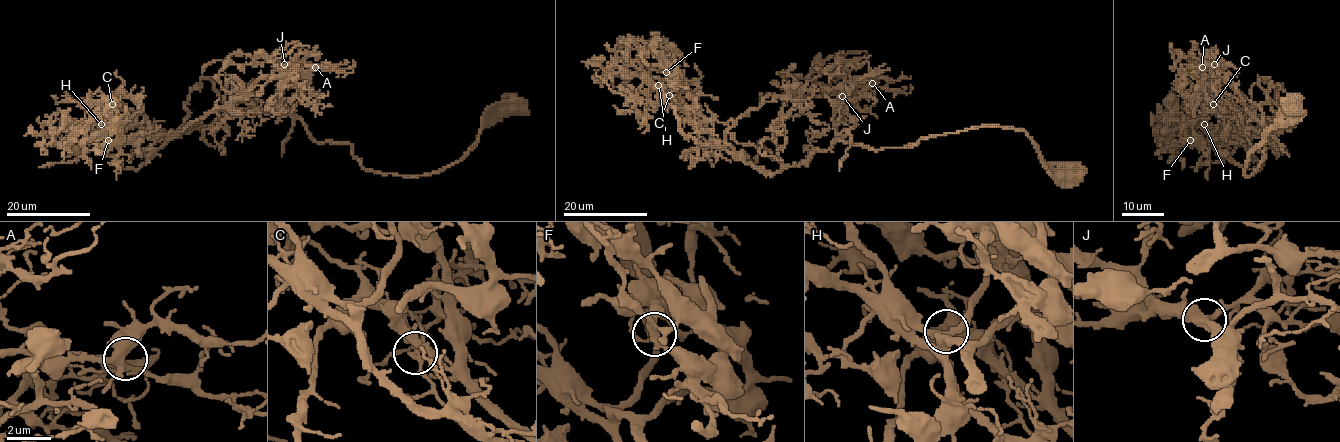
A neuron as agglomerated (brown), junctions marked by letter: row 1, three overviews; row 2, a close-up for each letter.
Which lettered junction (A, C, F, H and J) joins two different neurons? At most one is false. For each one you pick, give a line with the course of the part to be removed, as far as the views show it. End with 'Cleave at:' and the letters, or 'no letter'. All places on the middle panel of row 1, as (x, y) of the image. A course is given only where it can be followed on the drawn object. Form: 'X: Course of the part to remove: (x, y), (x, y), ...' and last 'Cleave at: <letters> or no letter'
C: Course of the part to remove: (669, 95), (697, 129), (697, 156), (692, 164), (693, 158), (700, 158), (728, 133), (737, 143), (759, 148)
Cleave at: C

